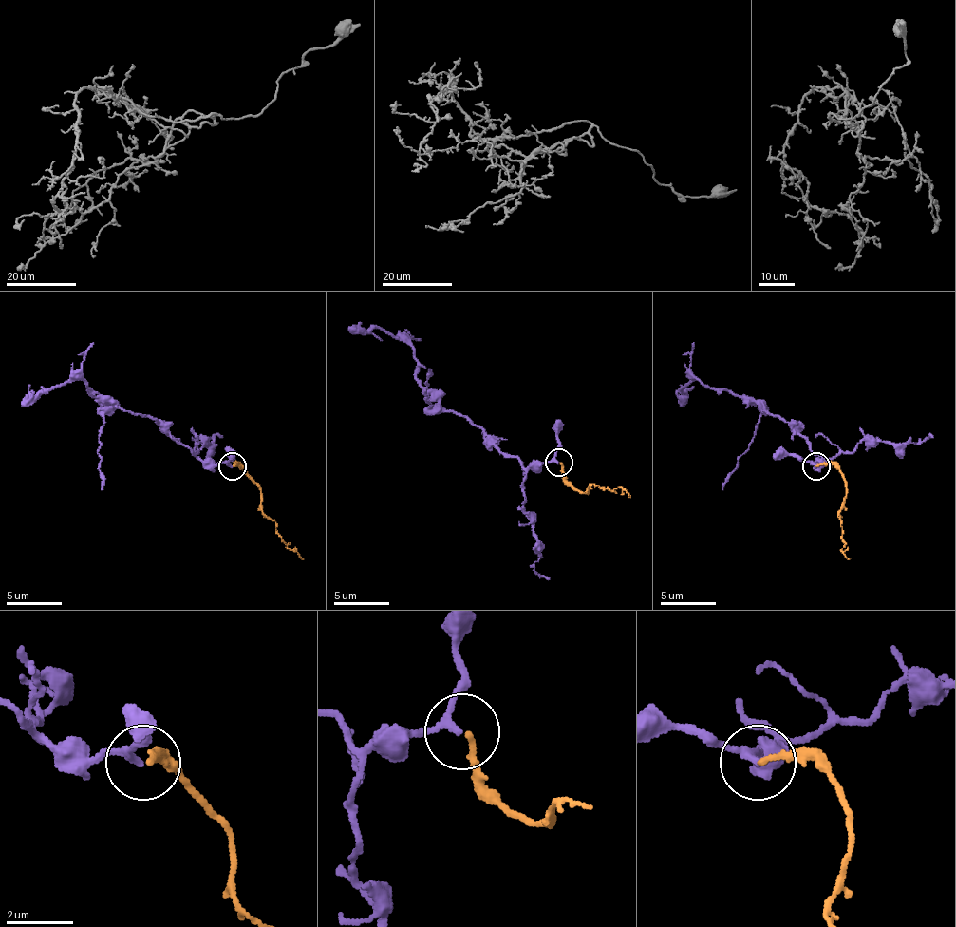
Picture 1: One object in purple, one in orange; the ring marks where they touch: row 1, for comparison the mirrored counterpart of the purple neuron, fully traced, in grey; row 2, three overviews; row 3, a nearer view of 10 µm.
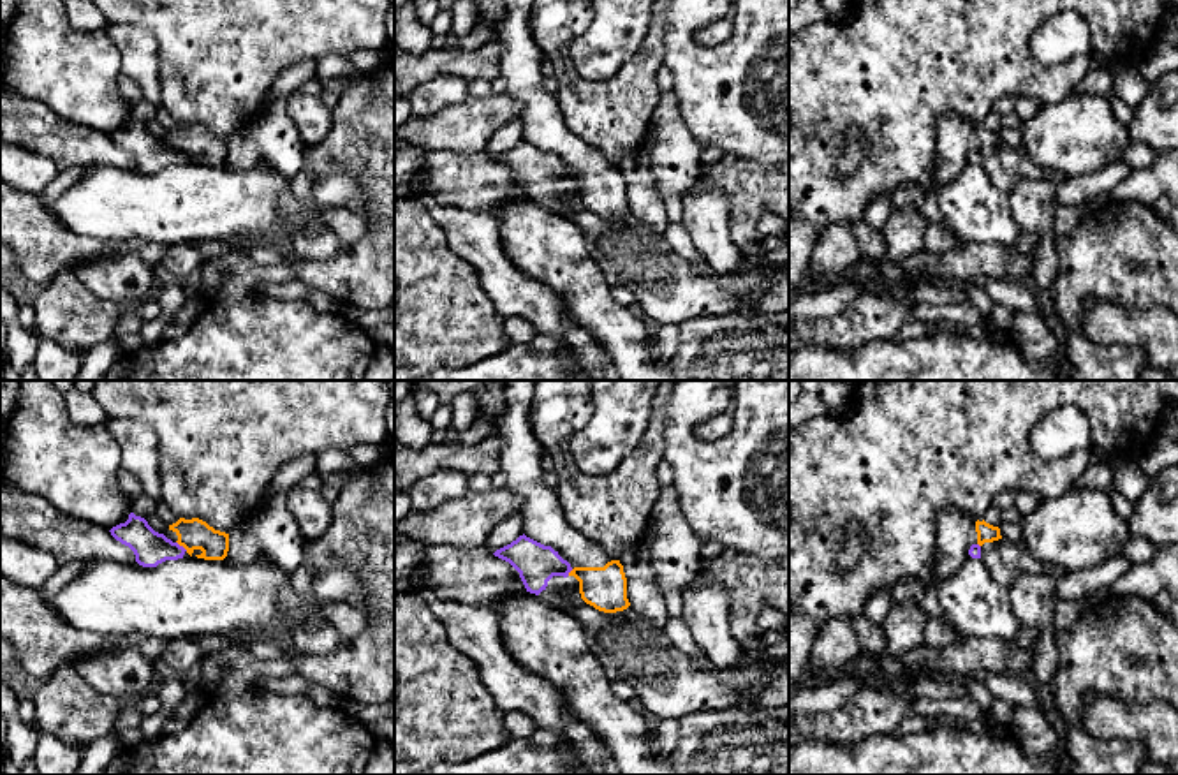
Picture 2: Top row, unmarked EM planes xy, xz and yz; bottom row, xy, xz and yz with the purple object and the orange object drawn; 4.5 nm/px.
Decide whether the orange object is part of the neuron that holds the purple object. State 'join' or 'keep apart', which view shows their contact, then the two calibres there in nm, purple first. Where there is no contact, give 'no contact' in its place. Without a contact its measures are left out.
keep apart; meets purple in xy; 160 nm thick on the purple side, 140 nm on the other

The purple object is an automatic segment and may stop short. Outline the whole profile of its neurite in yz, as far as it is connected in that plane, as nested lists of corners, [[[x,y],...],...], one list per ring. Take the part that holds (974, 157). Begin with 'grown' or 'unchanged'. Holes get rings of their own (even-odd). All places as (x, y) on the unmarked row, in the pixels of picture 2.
grown; [[[998,144],[983,151],[972,150],[968,160],[981,164],[993,185],[1004,192],[1011,192],[1020,178],[1048,180],[1055,185],[1067,180],[1067,174],[1035,164],[1023,146]]]

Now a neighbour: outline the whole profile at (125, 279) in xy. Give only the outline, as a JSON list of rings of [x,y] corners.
[[[136,252],[79,262],[74,275],[97,296],[123,306],[150,298],[155,273]]]

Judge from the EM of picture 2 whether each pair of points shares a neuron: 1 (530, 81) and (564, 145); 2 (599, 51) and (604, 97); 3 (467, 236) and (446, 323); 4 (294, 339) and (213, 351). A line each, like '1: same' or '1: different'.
1: same
2: different
3: different
4: same

